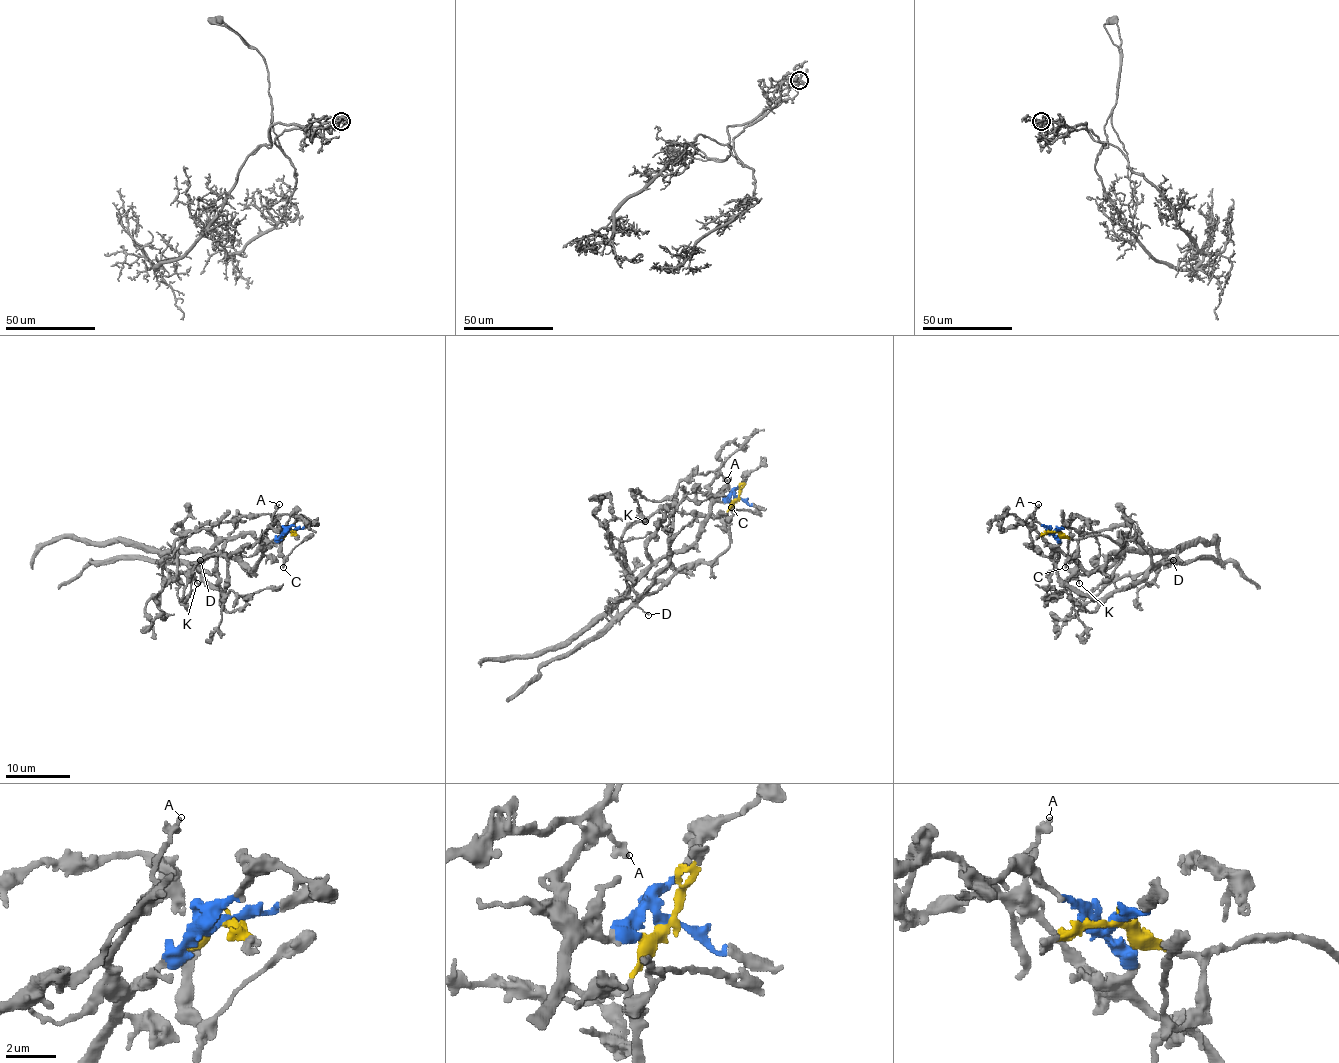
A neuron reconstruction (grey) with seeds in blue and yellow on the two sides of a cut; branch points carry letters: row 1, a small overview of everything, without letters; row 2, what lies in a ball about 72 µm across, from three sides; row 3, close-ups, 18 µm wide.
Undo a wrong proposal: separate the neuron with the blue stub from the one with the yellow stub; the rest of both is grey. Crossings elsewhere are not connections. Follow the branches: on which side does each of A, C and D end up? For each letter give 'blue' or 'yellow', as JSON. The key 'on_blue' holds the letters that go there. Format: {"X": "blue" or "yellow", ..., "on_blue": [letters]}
{"A": "blue", "C": "yellow", "D": "yellow", "on_blue": ["A"]}

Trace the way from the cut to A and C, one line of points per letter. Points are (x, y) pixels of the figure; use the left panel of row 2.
A: (289, 531), (263, 545), (262, 541), (279, 504)
C: (289, 531), (279, 539), (279, 552), (284, 558), (282, 568)

